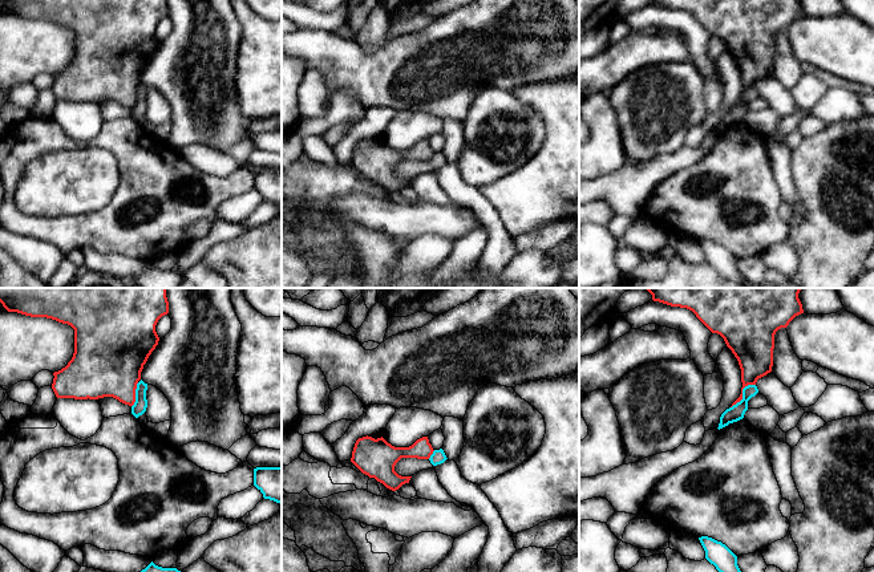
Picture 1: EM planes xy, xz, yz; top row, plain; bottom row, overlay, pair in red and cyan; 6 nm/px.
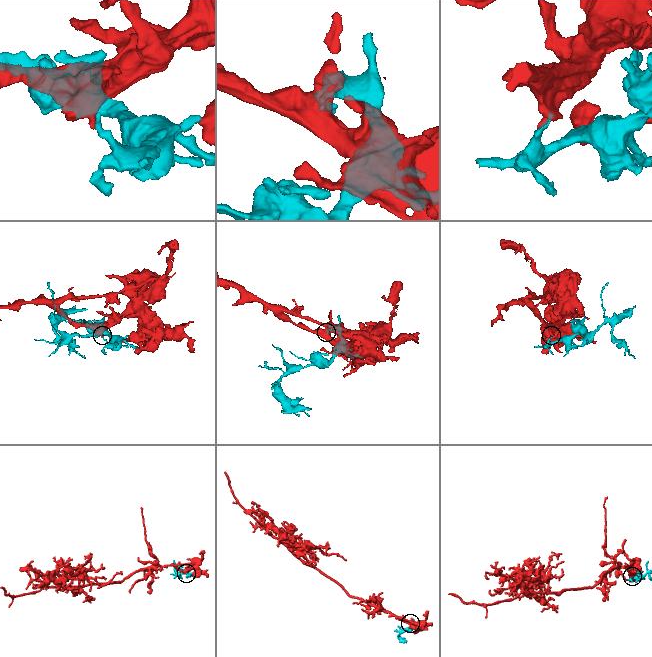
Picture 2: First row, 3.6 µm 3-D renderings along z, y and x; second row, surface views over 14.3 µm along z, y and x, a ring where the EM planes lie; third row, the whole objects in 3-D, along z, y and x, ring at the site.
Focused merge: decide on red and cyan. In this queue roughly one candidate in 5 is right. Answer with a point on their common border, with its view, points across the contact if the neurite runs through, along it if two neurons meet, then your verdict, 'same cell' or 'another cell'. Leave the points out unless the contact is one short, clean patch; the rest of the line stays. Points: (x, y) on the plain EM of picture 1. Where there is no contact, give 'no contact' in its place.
yz (741, 96) | along yz (755, 86), (748, 86), (743, 92), (741, 101), (731, 110) | another cell

